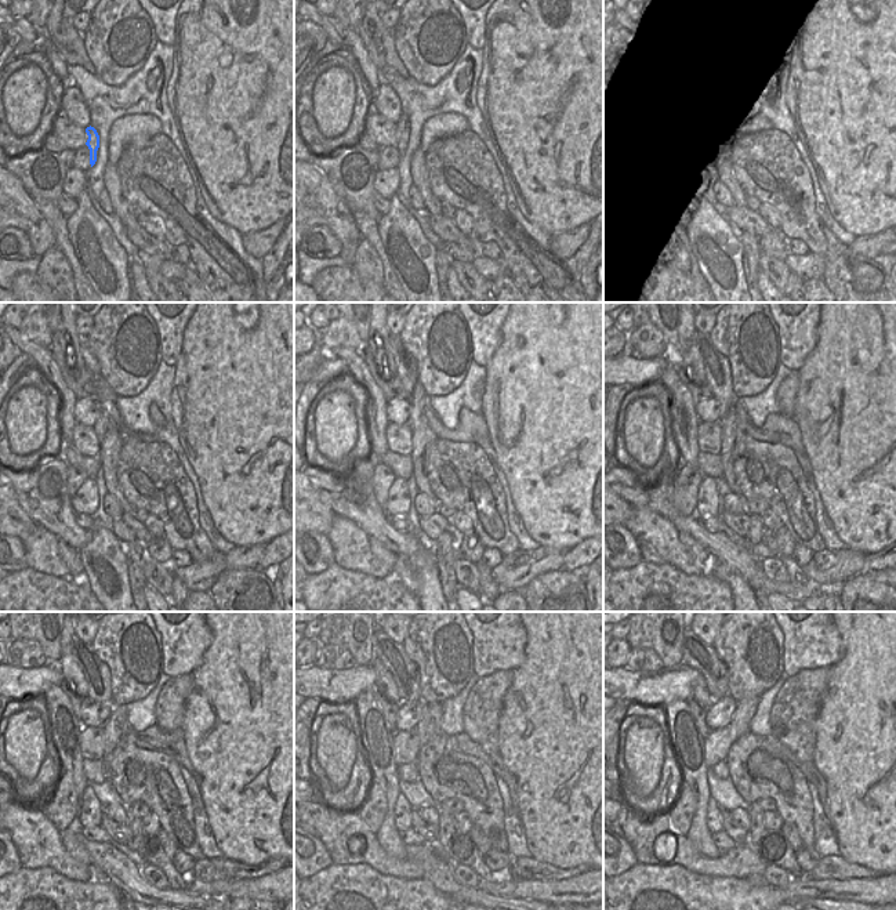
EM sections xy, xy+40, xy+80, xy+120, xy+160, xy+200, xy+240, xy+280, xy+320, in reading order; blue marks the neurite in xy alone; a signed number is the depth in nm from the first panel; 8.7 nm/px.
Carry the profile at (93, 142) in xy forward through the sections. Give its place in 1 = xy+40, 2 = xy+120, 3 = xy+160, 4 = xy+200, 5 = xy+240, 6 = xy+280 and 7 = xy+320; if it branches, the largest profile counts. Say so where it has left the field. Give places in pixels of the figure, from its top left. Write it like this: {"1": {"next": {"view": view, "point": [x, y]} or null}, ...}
{"1": {"next": {"view": "xy+40", "point": [403, 126]}}, "2": {"next": {"view": "xy+120", "point": [109, 416]}}, "3": {"next": {"view": "xy+160", "point": [405, 363]}}, "4": {"next": {"view": "xy+200", "point": [717, 369]}}, "5": {"next": {"view": "xy+240", "point": [97, 674]}}, "6": {"next": {"view": "xy+280", "point": [392, 655]}}, "7": {"next": {"view": "xy+320", "point": [697, 655]}}}

